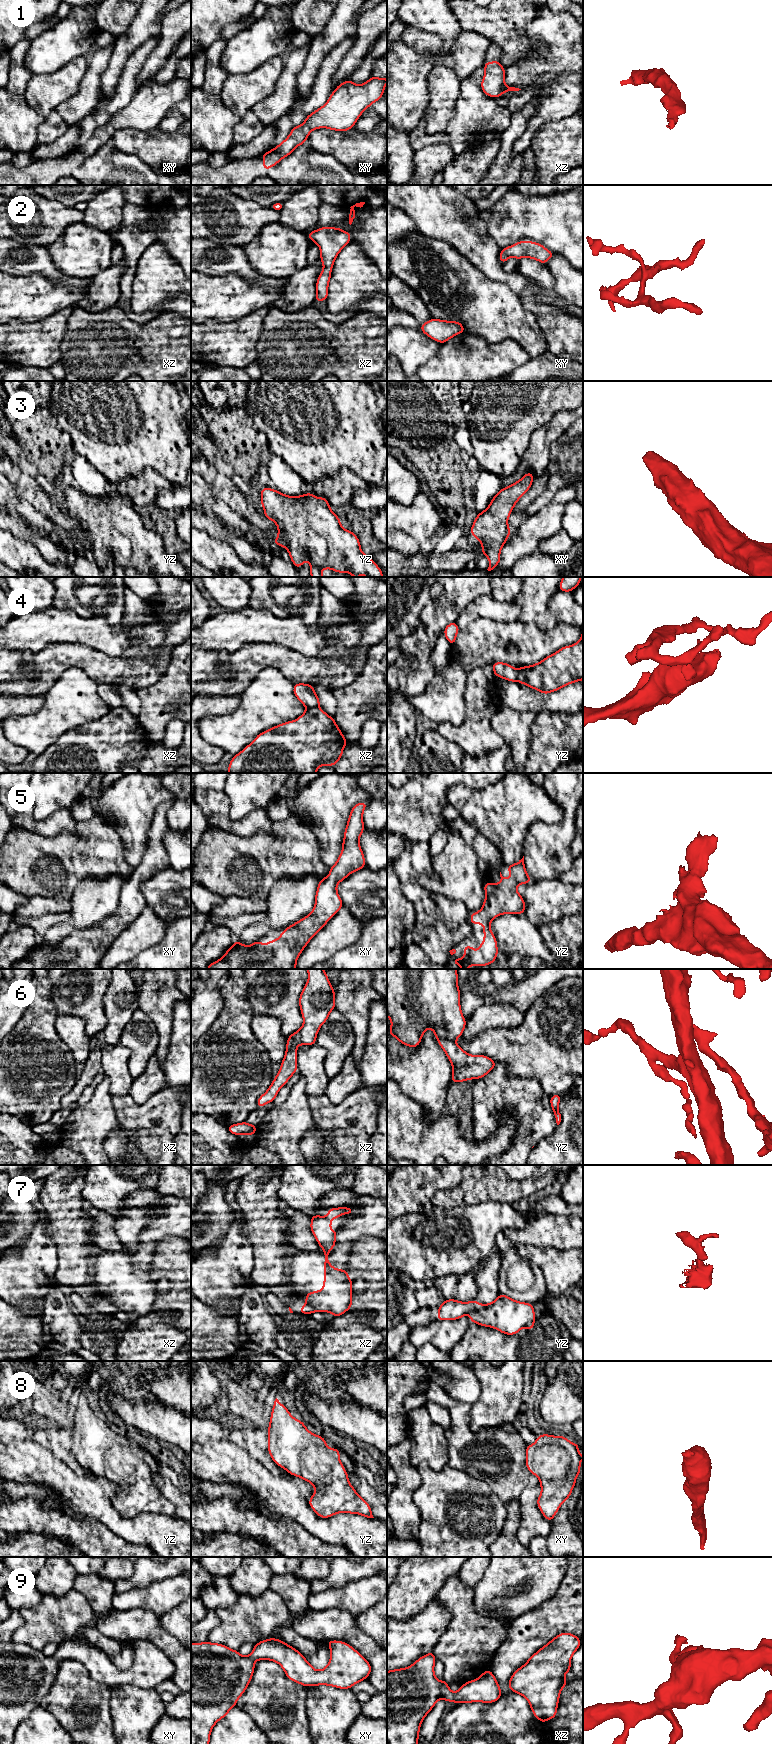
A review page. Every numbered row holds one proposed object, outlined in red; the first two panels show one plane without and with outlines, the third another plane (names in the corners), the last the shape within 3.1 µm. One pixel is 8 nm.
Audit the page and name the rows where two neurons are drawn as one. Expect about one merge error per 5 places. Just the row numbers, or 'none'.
4, 7

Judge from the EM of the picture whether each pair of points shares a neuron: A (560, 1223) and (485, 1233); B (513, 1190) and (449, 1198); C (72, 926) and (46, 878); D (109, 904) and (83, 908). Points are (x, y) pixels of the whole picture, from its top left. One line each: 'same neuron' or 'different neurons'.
A: different neurons
B: same neuron
C: different neurons
D: same neuron

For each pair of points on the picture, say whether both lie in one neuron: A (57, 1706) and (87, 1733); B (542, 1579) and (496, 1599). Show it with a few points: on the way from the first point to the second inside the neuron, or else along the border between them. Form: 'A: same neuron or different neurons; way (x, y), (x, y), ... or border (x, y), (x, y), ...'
A: same neuron; way (64, 1710), (80, 1726)
B: same neuron; way (532, 1591), (524, 1599), (508, 1599)

